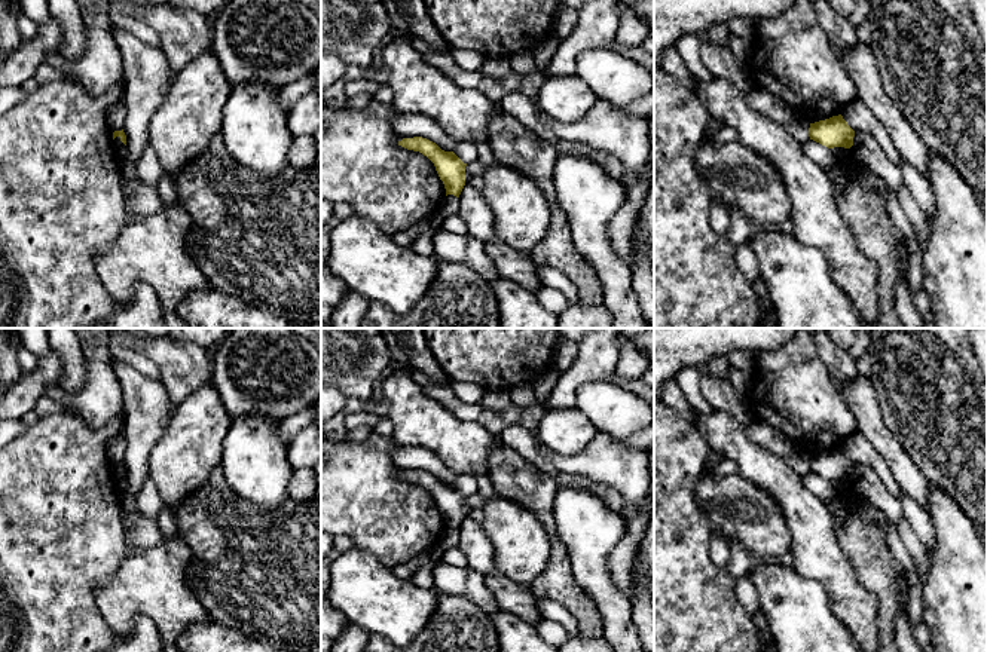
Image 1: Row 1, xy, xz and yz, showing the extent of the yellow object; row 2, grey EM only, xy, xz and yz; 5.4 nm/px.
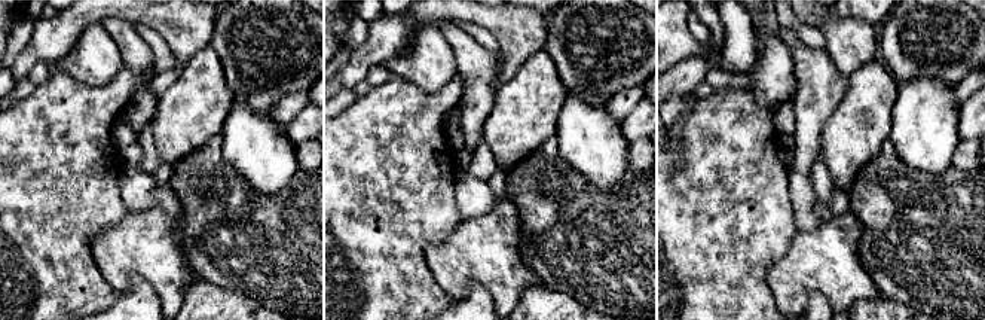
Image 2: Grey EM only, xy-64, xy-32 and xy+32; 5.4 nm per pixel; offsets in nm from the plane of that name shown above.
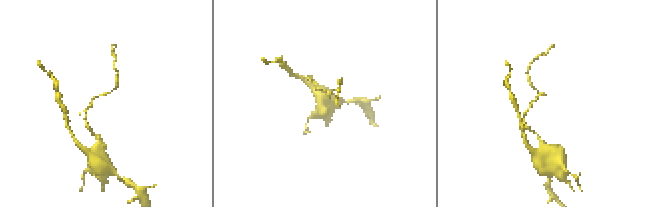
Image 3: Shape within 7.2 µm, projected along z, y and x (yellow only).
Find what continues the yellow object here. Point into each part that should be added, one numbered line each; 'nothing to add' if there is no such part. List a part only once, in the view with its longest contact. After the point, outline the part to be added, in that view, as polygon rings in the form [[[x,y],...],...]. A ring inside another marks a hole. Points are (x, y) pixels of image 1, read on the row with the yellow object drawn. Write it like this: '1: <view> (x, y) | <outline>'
nothing to add

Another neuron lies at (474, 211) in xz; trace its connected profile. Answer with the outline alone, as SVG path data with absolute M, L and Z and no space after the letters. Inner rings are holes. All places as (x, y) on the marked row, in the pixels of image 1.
M465 184L459 195L459 215L468 233L483 242L499 242L495 217L480 190Z

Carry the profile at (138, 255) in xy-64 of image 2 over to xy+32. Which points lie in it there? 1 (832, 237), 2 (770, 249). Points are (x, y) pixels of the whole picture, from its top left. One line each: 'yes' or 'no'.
1: yes
2: no

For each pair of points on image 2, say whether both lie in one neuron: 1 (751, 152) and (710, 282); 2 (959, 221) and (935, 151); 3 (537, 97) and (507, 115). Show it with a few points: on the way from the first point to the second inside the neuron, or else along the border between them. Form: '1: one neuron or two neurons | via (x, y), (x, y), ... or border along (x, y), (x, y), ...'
1: one neuron | via (733, 185), (727, 212), (710, 229), (710, 249)
2: two neurons | border along (908, 164), (933, 174), (942, 174), (951, 168)
3: one neuron | via (529, 104), (519, 115), (514, 115)

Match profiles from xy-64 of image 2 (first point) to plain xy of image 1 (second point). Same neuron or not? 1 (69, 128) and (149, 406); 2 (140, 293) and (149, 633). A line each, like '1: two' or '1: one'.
1: two
2: one

